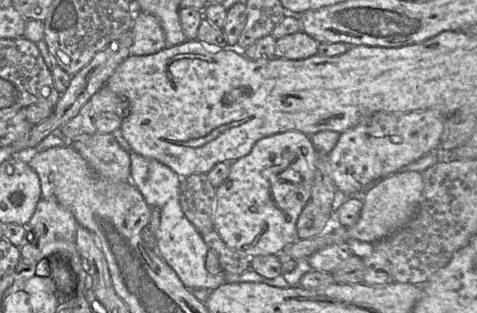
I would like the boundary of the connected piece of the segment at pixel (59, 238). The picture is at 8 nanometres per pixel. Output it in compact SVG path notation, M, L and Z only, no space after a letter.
M42 197L33 216L24 227L26 237L19 247L21 257L30 262L39 263L58 250L64 250L67 243L75 242L78 223L72 212L62 206L54 197Z

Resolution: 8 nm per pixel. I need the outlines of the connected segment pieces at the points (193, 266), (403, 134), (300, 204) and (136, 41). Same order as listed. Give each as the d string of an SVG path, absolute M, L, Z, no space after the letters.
M118 128L111 133L119 145L130 156L130 180L140 191L146 203L151 208L159 208L161 212L160 230L157 240L157 251L165 262L176 272L182 283L189 289L214 290L225 283L257 282L265 283L279 288L290 287L283 276L266 278L252 269L241 274L231 274L226 271L218 275L211 275L205 267L205 260L209 247L206 245L201 233L184 215L179 201L179 189L182 178L167 165L153 159L145 158L134 152Z
M413 111L405 113L377 112L358 125L340 134L335 147L328 154L331 177L340 191L347 197L361 196L375 182L401 171L408 164L430 152L439 150L440 138L444 130L446 116L432 111Z
M299 131L277 133L258 140L244 157L231 163L228 177L216 188L213 228L232 250L248 257L278 255L297 240L297 219L311 200L318 151L311 138Z
M138 12L131 27L133 44L131 55L150 55L166 47L165 33L157 17Z

